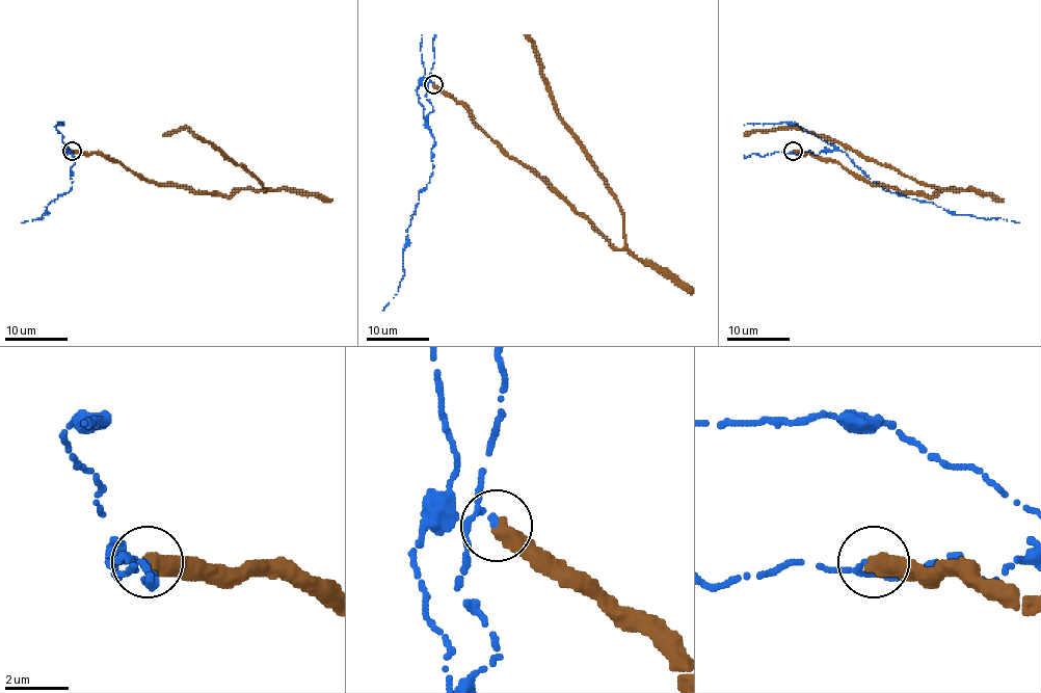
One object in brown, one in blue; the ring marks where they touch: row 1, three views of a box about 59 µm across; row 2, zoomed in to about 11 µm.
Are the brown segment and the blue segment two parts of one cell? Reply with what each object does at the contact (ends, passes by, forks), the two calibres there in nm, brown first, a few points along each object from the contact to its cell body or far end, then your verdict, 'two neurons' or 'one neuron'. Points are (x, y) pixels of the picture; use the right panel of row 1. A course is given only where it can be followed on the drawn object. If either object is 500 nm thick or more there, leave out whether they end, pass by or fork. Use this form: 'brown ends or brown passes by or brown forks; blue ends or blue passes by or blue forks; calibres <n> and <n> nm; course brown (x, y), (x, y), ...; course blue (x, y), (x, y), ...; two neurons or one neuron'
brown ends; blue passes by; calibres 480 and 140 nm; course brown (793, 152), (836, 161), (864, 182), (901, 191), (958, 189), (919, 185), (803, 130), (744, 136); course blue (793, 152), (815, 155), (842, 150), (882, 188), (933, 202), (956, 214), (1019, 222); two neurons

